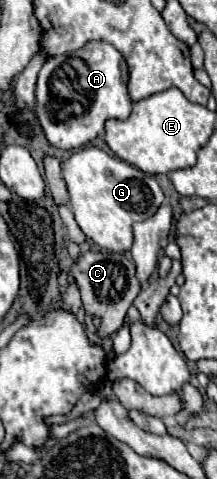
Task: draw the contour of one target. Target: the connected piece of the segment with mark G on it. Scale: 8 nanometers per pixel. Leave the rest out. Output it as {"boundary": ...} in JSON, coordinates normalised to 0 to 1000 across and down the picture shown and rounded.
{"boundary":[[[401,305],[327,322],[290,342],[290,376],[318,401],[318,430],[382,489],[447,514],[512,526],[585,526],[613,514],[613,463],[696,455],[760,422],[760,405],[714,367],[475,317]]]}

